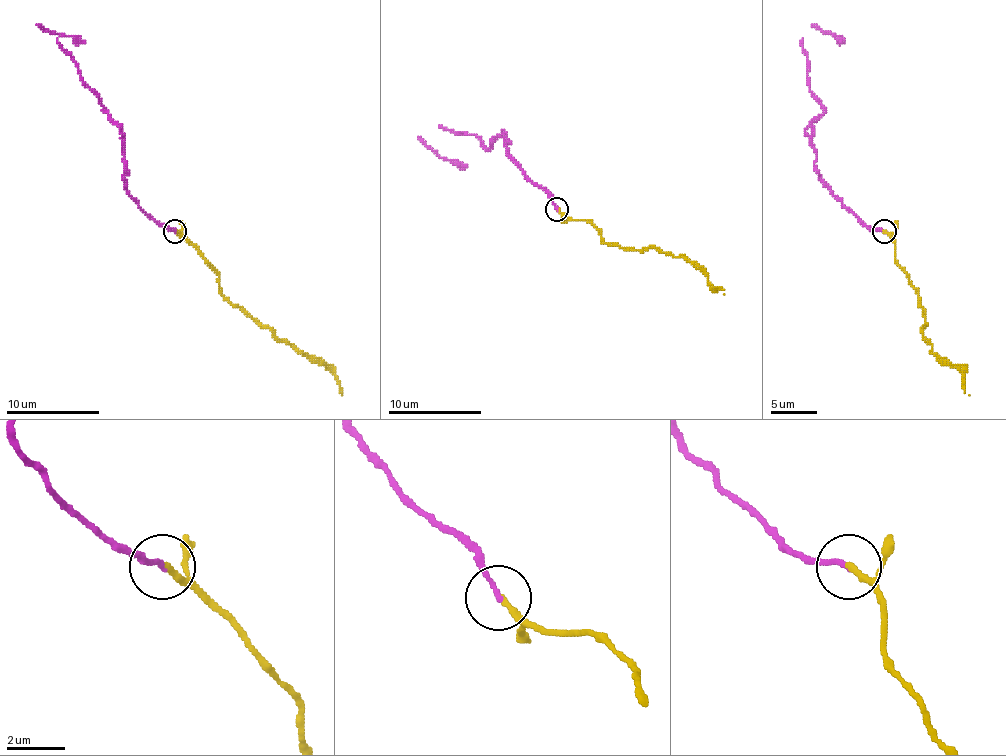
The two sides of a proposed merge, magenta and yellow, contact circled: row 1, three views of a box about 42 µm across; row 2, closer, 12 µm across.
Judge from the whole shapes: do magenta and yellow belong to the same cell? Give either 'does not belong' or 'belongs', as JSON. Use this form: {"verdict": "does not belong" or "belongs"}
{"verdict": "belongs"}

